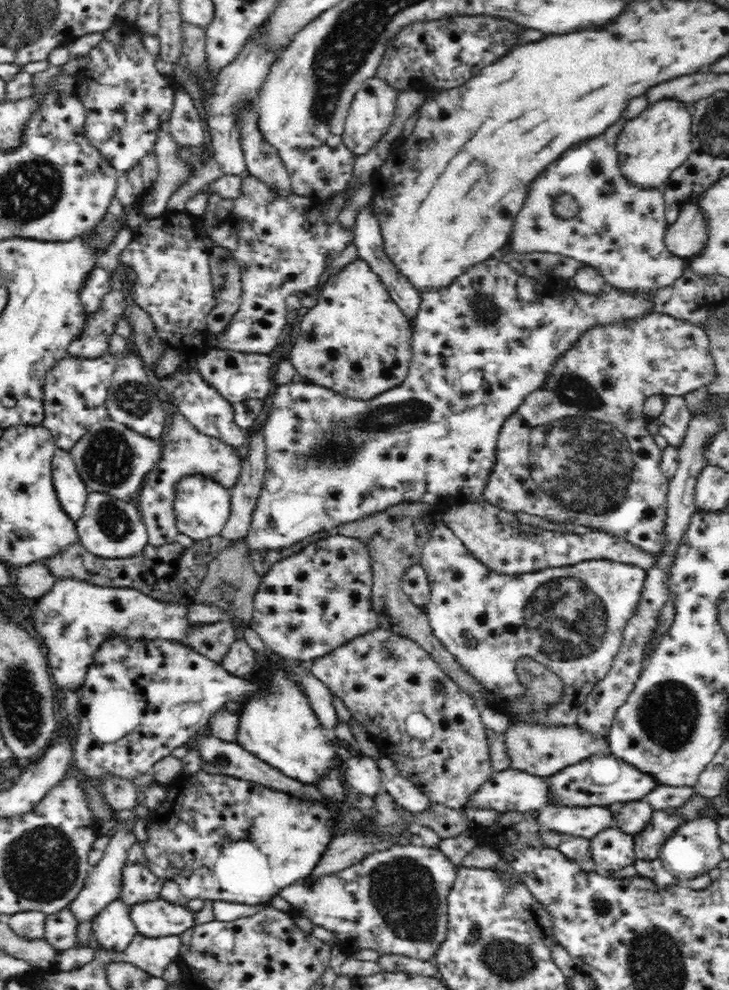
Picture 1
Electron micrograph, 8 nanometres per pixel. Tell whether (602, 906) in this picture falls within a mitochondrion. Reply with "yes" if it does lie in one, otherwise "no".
yes

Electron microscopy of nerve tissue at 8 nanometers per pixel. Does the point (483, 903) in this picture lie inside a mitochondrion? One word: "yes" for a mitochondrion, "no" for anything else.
no

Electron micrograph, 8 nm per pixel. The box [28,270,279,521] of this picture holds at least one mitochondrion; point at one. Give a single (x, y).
(108, 459)

